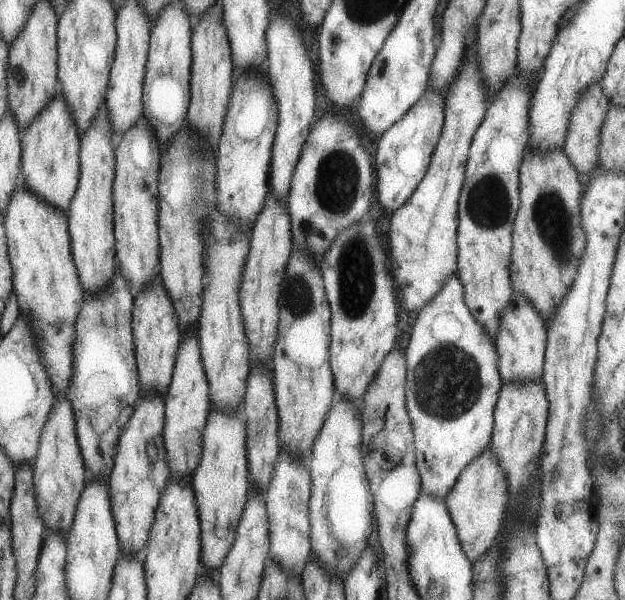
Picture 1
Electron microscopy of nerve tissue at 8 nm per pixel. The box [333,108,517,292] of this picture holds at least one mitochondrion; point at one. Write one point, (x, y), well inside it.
(488, 202)

